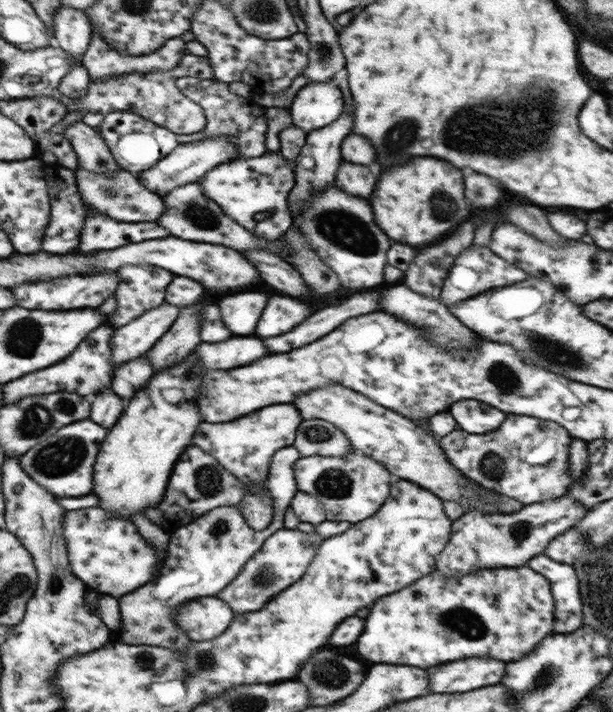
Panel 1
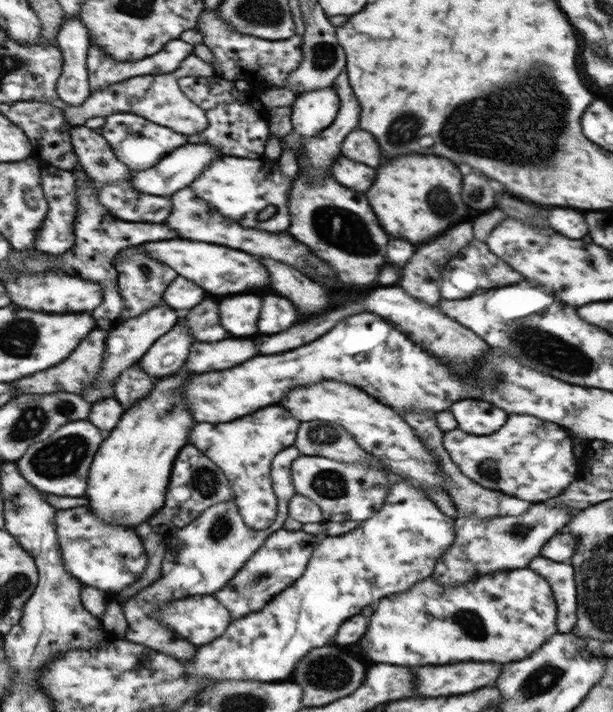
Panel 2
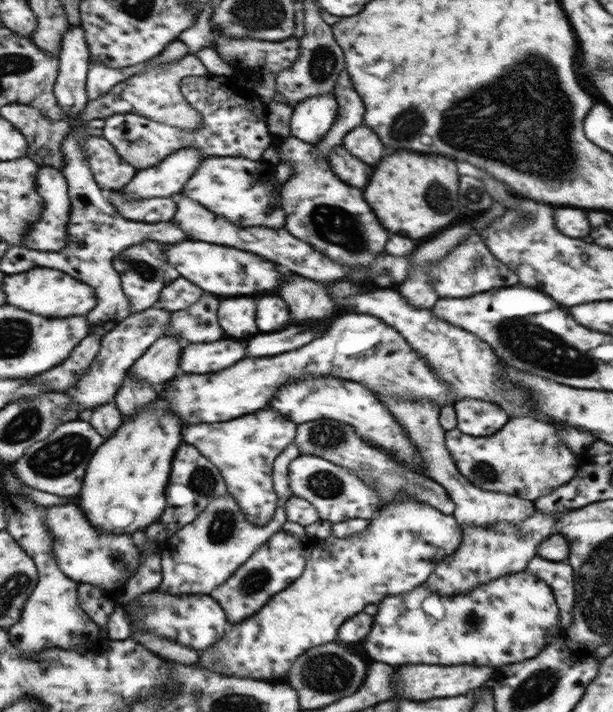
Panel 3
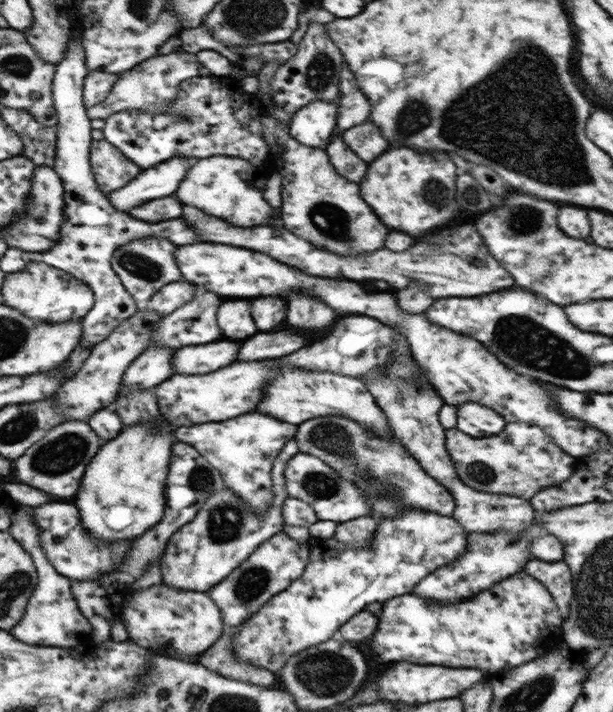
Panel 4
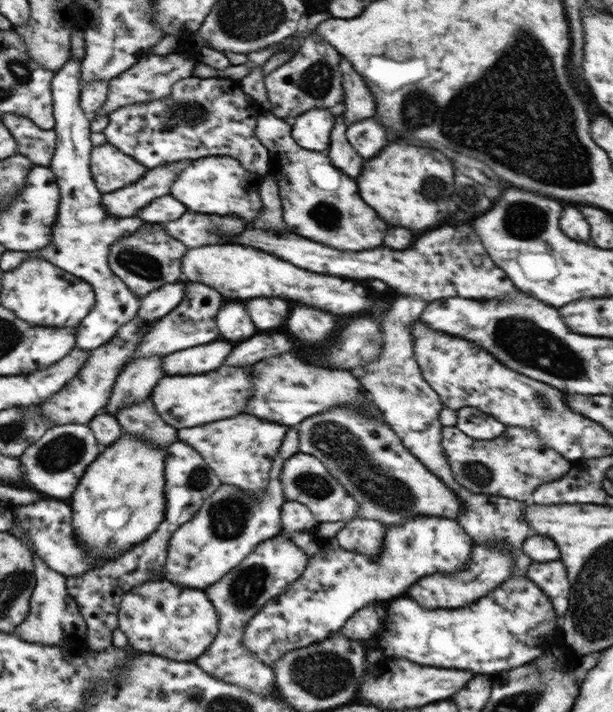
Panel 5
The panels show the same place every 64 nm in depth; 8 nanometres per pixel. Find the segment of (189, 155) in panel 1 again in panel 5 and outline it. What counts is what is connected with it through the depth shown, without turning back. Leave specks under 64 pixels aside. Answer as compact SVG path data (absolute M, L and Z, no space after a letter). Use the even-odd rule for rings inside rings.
M162 164L162 166L148 170L148 173L128 188L120 188L114 192L102 195L102 206L112 216L136 216L146 204L154 198L166 196L172 187L176 174L180 172L182 164Z

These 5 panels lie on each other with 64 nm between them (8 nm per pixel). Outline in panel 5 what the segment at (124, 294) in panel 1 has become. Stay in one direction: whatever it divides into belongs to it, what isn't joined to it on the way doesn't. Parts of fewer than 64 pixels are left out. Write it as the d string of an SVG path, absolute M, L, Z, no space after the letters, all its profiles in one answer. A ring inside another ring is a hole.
M144 222L140 232L124 236L110 246L110 254L108 254L110 270L140 299L164 284L179 282L183 277L180 264L186 246L180 240L168 236L168 231L160 224Z

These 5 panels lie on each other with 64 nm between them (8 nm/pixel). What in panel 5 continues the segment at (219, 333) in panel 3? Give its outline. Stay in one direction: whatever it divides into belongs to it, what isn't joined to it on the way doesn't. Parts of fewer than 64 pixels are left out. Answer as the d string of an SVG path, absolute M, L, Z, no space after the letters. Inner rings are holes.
M185 282L186 296L182 302L166 316L155 321L146 335L137 344L136 350L127 360L128 363L137 358L150 358L151 356L166 356L173 352L210 344L220 338L216 328L216 314L224 306L224 298L216 290L200 282Z

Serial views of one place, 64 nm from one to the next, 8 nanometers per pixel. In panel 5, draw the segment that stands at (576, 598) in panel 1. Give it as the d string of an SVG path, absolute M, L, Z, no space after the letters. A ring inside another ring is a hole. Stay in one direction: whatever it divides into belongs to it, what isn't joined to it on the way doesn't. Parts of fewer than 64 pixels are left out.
M558 559L547 563L531 562L527 577L550 599L560 619L570 604L571 584L564 563Z

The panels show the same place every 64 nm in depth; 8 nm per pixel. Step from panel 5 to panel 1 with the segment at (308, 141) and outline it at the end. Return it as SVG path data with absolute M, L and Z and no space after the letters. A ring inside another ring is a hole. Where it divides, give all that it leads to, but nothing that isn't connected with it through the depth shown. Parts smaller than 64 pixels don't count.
M331 79L303 84L288 110L292 116L292 125L309 134L338 119L343 106L342 91Z

